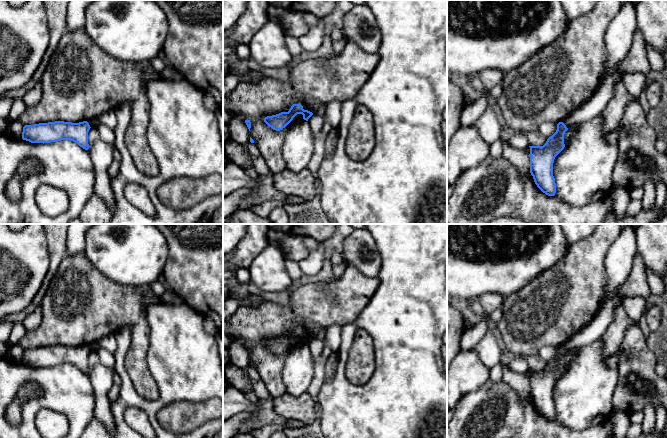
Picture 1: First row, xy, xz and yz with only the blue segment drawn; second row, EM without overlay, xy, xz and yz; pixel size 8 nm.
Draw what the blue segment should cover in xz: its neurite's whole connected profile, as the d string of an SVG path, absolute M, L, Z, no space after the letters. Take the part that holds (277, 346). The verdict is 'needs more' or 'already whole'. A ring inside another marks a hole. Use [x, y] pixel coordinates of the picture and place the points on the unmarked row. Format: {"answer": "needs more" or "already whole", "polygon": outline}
{"answer": "already whole", "polygon": "M293 328L288 336L267 340L264 342L264 346L273 354L280 355L285 352L297 338L302 338L303 343L306 345L313 339L312 336L304 334L301 328Z"}

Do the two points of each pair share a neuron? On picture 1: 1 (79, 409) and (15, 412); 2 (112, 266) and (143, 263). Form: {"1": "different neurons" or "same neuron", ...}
{"1": "different neurons", "2": "same neuron"}

